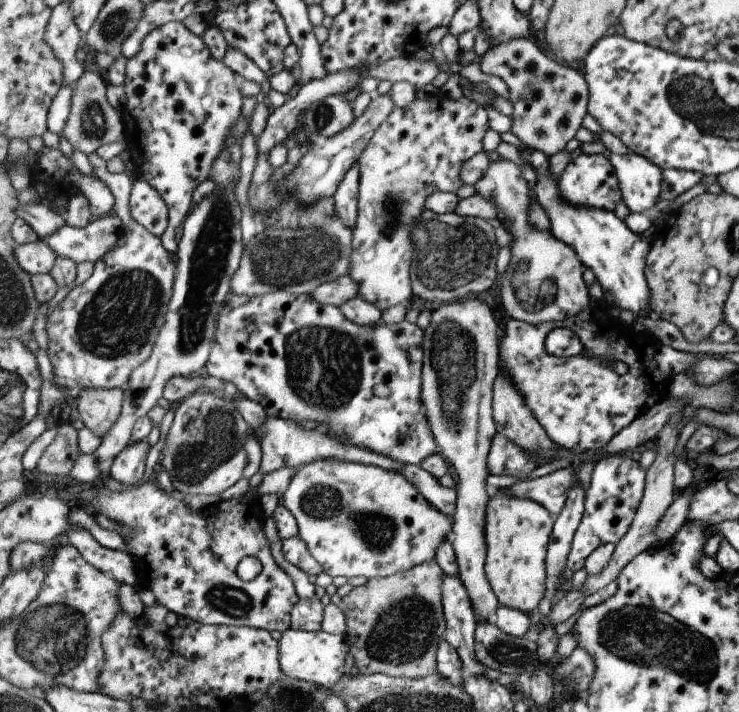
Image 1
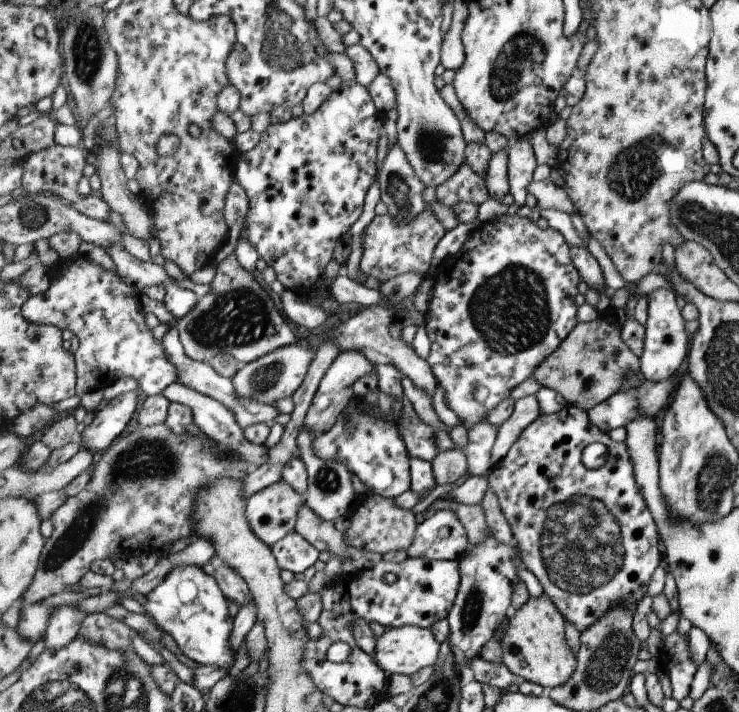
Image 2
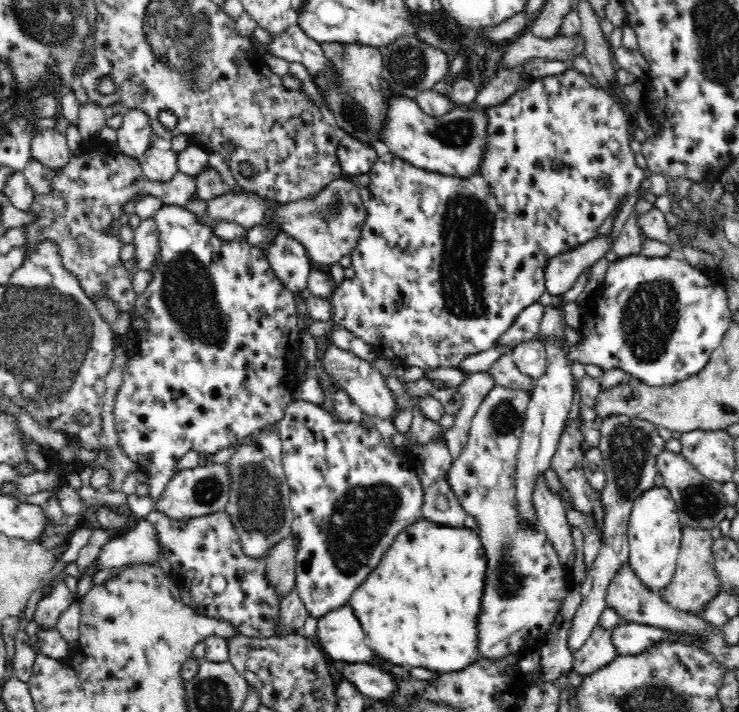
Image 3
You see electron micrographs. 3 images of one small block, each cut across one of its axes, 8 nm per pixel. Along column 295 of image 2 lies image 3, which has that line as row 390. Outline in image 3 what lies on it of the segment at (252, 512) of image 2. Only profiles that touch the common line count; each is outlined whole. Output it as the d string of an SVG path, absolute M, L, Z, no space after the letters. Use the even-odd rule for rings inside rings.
M494 385L492 390L488 392L480 406L478 411L474 414L471 421L471 427L469 430L469 440L467 445L464 446L463 451L459 454L459 457L453 461L447 475L447 482L450 489L454 492L455 496L459 499L460 505L466 510L468 515L476 517L478 523L478 529L476 532L480 534L482 538L482 544L484 544L484 550L486 550L486 556L488 560L488 574L486 574L486 608L482 612L482 634L480 634L480 649L481 658L498 658L499 655L508 654L512 650L527 651L533 649L542 642L546 632L549 630L552 623L558 615L559 609L562 608L564 596L566 596L566 590L571 582L569 579L569 573L560 559L558 554L553 548L553 545L547 540L546 534L542 532L540 528L536 529L522 529L518 526L519 518L515 511L515 473L516 473L516 460L517 452L519 449L520 437L522 436L522 425L526 416L526 411L531 399L530 389L528 388L508 388L507 386Z

